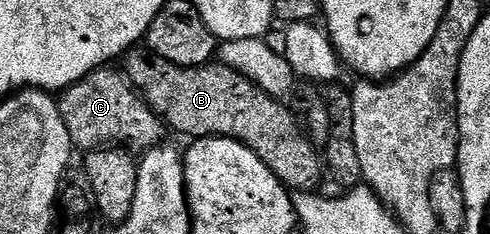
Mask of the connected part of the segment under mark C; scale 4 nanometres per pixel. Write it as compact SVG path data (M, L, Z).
M112 69L91 71L85 79L79 79L59 96L62 121L66 121L73 144L79 150L81 147L84 153L109 145L143 153L157 146L166 132L164 120L140 98L136 88L119 70L108 70Z

